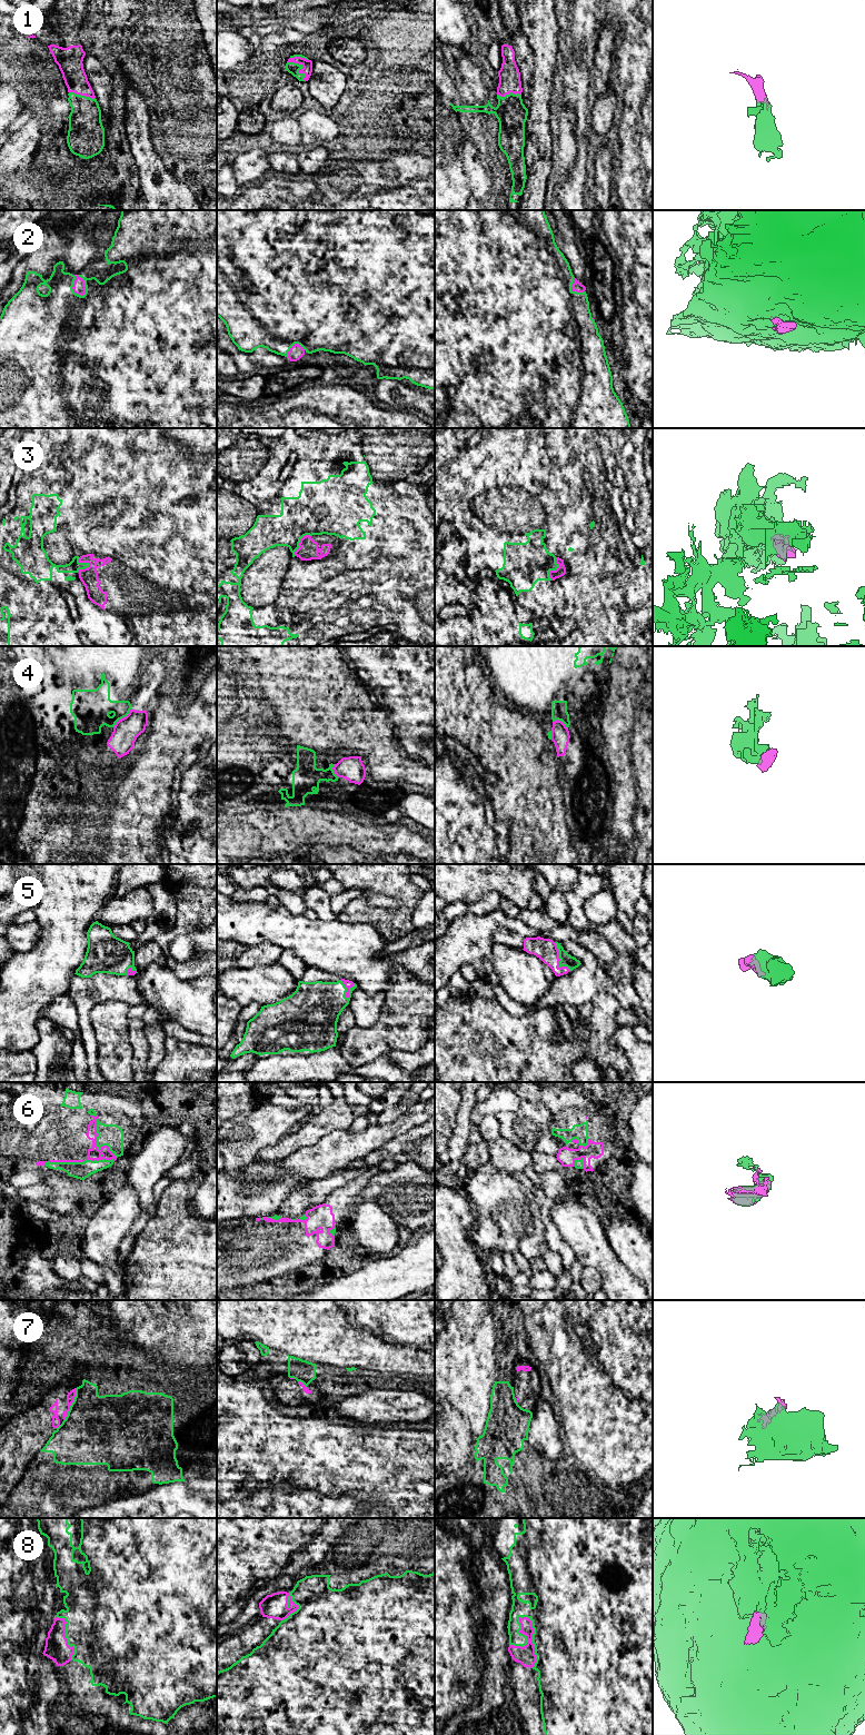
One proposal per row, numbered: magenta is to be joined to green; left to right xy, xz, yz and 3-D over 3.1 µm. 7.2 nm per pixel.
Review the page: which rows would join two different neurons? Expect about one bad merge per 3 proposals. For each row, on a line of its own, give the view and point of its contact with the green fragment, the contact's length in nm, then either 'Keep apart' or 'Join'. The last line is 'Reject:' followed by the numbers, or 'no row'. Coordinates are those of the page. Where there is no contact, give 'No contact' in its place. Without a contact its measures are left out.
1: Touches green at xz (302, 67). Shared border 200 nm. Join
2: Touches green at xy (72, 286). Shared border 170 nm. Join
3: Touches green at xy (83, 568). Shared border 120 nm. Join
4: Touches green at xy (121, 717). Shared border 190 nm. Keep apart
5: Touches green at yz (559, 958). Shared border 240 nm. Join
6: Touches green at xy (97, 1140). Shared border 380 nm. Join
7: Touches green at xy (71, 1405). Shared border 260 nm. Keep apart
8: Touches green at yz (533, 1638). Shared border 400 nm. Join
Reject: 4, 7

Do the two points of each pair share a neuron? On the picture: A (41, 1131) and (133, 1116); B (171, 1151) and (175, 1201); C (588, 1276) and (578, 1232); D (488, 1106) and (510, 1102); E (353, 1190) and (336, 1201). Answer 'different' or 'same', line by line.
A: same
B: different
C: different
D: same
E: same

